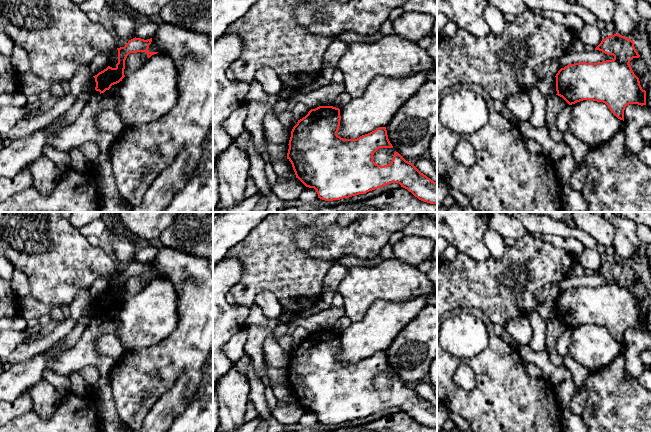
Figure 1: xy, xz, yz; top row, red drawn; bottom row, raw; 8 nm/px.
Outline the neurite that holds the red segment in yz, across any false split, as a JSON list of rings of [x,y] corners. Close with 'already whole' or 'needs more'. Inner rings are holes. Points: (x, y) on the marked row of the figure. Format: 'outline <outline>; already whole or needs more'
outline [[[618,33],[602,39],[595,50],[613,55],[614,59],[568,64],[561,68],[555,76],[556,95],[569,105],[583,100],[603,102],[618,119],[624,121],[627,105],[646,105],[646,91],[629,64],[640,55],[633,40]]]; already whole

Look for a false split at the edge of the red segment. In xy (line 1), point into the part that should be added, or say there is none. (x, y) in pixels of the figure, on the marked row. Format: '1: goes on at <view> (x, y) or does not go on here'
1: does not go on here

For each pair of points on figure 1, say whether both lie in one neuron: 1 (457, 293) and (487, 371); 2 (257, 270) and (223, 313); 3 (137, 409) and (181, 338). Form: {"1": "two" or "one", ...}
{"1": "two", "2": "two", "3": "one"}

